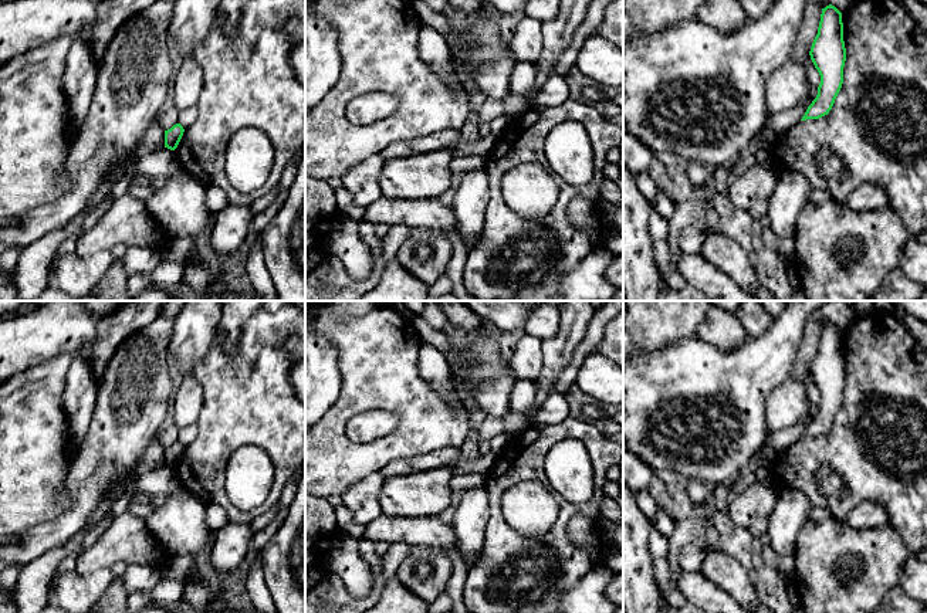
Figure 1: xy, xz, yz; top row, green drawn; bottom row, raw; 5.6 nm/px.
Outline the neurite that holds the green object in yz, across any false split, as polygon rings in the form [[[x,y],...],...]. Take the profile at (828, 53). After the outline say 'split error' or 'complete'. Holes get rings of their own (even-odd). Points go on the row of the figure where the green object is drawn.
[[[832,4],[822,9],[818,34],[809,51],[821,75],[818,95],[801,121],[819,119],[829,114],[843,84],[846,48],[842,13]]]; complete

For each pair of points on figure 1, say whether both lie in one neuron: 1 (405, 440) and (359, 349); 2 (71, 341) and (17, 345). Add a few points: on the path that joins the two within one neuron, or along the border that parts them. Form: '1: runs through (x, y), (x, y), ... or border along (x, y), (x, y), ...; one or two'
1: runs through (406, 417), (406, 396), (382, 372); one
2: runs through (58, 342), (30, 342); one

